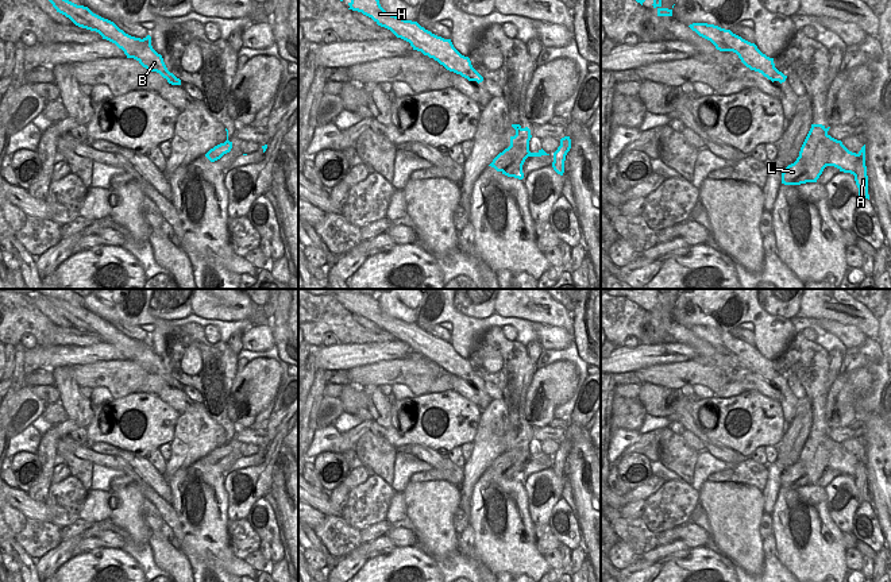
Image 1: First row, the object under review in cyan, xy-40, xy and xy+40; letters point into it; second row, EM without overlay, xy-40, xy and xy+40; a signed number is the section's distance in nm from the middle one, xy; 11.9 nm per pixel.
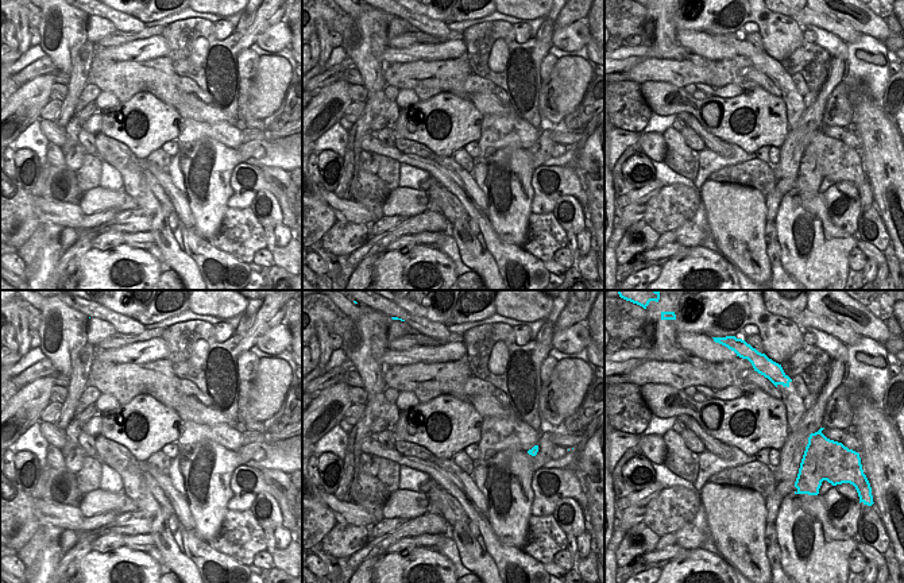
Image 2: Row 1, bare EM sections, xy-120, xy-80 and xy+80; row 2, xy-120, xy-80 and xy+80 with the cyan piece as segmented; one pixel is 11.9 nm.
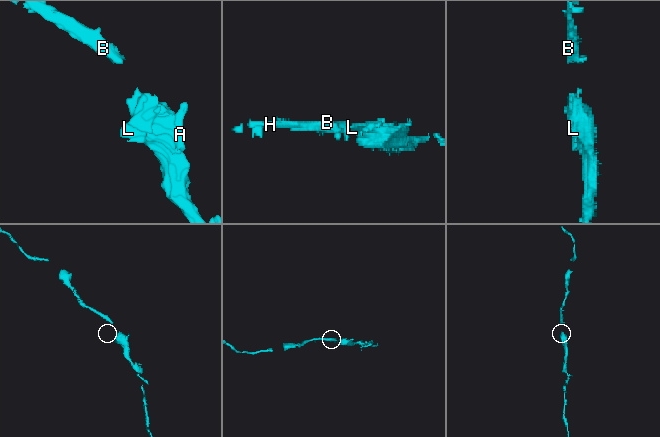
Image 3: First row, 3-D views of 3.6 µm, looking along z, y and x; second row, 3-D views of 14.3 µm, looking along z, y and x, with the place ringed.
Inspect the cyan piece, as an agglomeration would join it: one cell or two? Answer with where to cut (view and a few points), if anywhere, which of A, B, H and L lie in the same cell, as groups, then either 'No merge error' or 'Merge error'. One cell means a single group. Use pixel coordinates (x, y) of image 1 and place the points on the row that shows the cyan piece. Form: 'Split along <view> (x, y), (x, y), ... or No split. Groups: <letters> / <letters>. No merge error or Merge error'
No split. Groups: A B H L. No merge error.

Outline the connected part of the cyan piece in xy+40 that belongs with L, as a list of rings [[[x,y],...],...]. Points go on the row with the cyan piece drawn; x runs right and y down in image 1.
[[[811,124],[811,128],[801,147],[799,157],[791,165],[788,165],[782,173],[782,184],[784,185],[801,185],[806,182],[817,182],[826,166],[834,166],[840,171],[850,173],[855,176],[856,185],[859,188],[859,203],[863,199],[869,200],[868,194],[868,176],[865,166],[865,144],[856,154],[849,151],[841,140],[832,138],[828,131],[830,127],[822,124]]]

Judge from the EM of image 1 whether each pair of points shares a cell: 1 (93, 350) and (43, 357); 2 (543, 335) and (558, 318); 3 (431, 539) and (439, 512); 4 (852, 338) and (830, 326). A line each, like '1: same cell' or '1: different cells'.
1: same cell
2: different cells
3: same cell
4: same cell

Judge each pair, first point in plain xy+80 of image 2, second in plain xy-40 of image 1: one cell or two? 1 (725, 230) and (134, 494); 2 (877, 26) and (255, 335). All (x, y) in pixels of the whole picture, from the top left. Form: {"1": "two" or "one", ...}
{"1": "one", "2": "two"}

